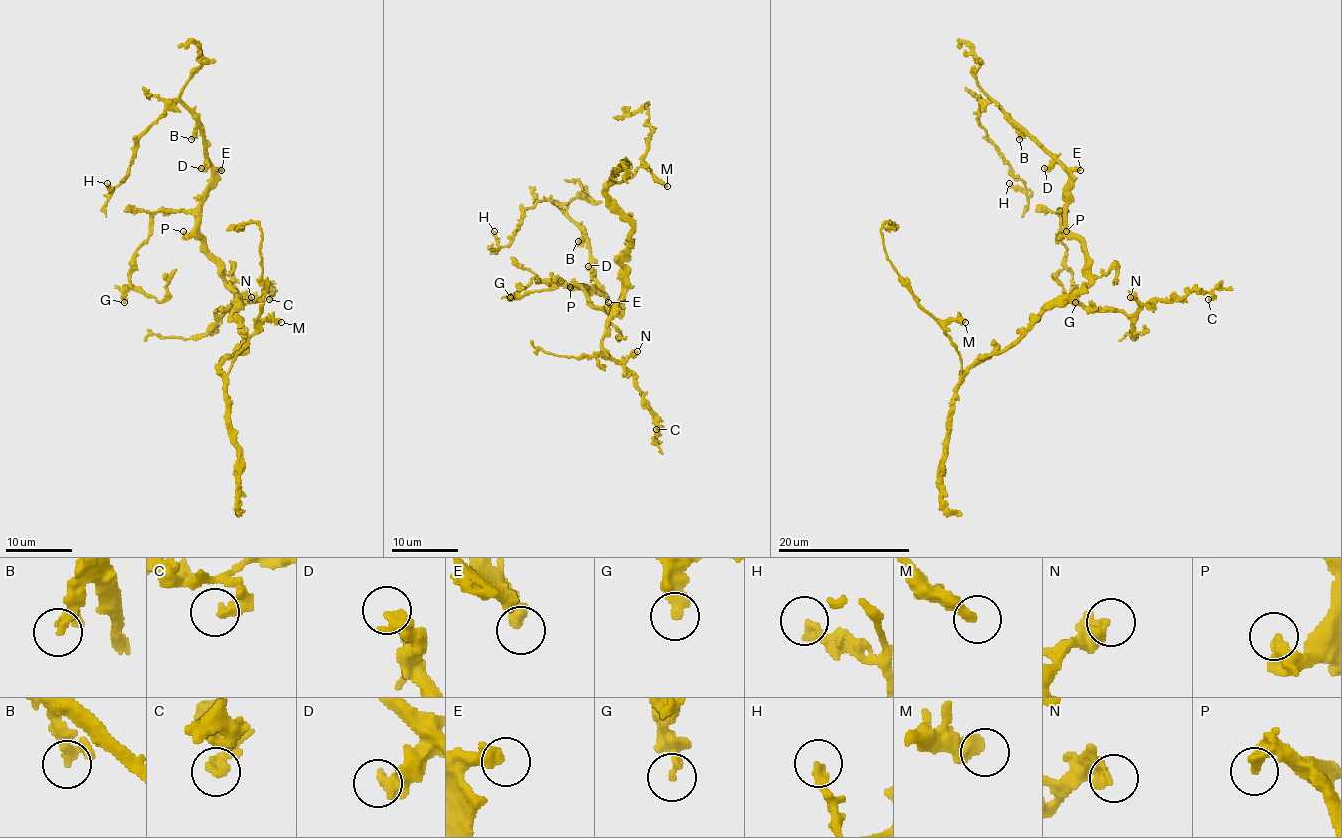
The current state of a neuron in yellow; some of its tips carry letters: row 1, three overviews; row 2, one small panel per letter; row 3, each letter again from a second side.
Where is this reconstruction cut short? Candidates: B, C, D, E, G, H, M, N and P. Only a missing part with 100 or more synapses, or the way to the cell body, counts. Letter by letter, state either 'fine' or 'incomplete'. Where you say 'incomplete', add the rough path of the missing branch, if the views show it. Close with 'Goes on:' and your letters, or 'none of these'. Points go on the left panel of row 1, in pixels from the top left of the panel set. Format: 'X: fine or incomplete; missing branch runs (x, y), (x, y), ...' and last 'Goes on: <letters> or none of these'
B: fine
C: fine
D: fine
E: incomplete; missing branch runs (221, 170), (224, 167), (239, 183), (243, 201), (239, 218), (244, 241), (243, 261)
G: fine
H: fine
M: fine
N: fine
P: fine
Goes on: E

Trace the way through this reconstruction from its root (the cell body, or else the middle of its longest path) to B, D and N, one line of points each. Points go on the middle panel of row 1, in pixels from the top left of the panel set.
B: (609, 310), (598, 308), (586, 292), (588, 287), (598, 290), (598, 280), (589, 246), (584, 241), (578, 241)
D: (609, 310), (598, 308), (586, 292), (588, 287), (598, 290), (588, 266)
N: (609, 310), (621, 299), (613, 308), (608, 333), (603, 338), (604, 350), (616, 360), (626, 360), (637, 351)

